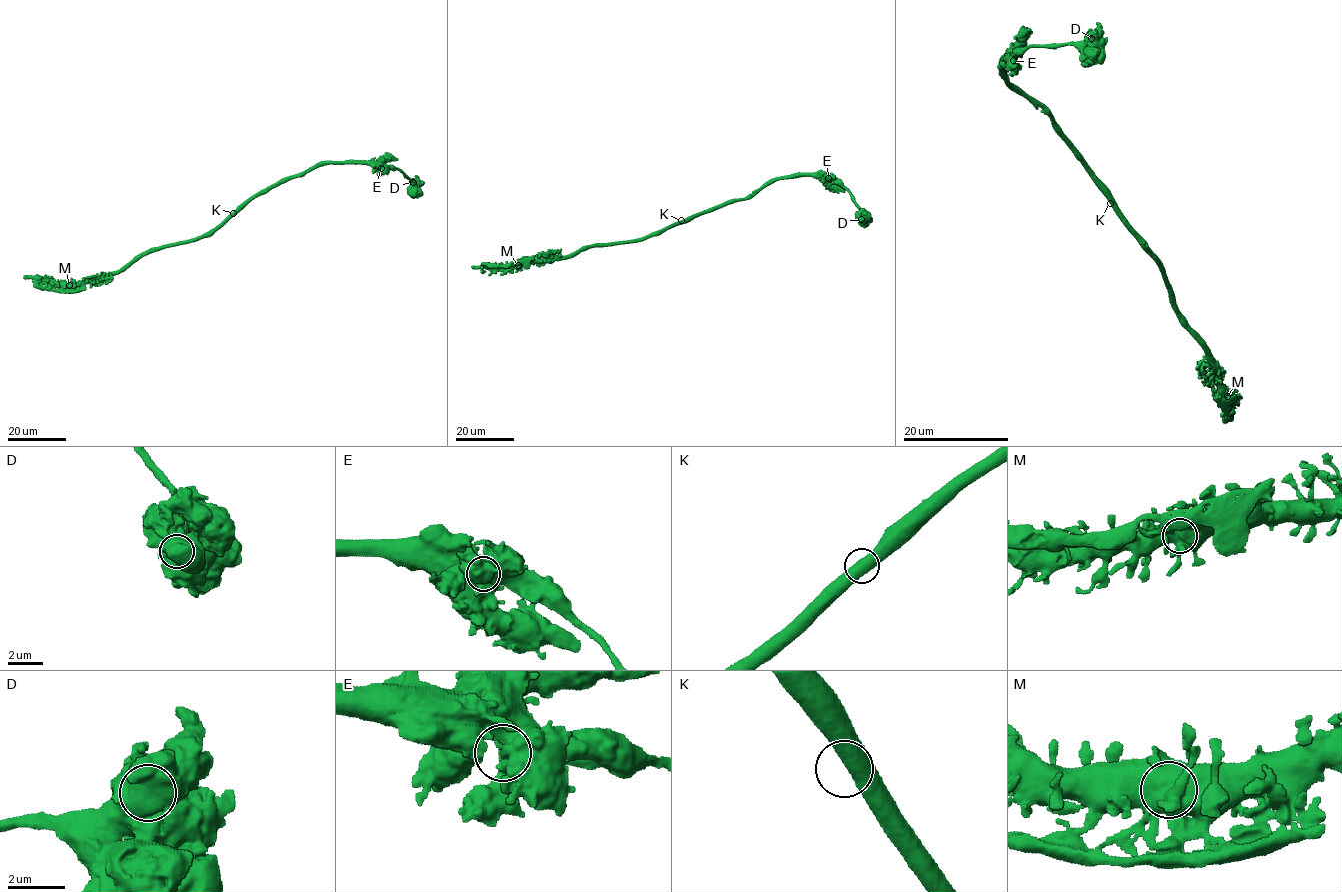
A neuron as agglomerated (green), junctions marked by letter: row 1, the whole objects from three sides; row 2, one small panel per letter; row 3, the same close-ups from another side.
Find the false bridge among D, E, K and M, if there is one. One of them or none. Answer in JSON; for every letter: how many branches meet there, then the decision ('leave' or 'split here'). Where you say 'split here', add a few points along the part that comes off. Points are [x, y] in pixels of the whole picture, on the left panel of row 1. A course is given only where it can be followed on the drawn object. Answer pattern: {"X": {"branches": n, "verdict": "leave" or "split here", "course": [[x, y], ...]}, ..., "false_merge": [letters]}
{"D": {"branches": 4, "verdict": "leave"}, "E": {"branches": 3, "verdict": "leave"}, "K": {"branches": 2, "verdict": "leave"}, "M": {"branches": 5, "verdict": "leave"}, "false_merge": []}

